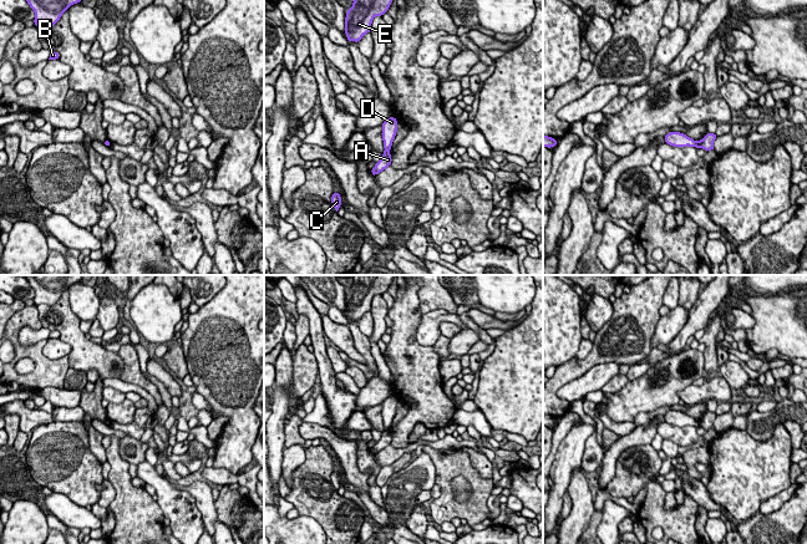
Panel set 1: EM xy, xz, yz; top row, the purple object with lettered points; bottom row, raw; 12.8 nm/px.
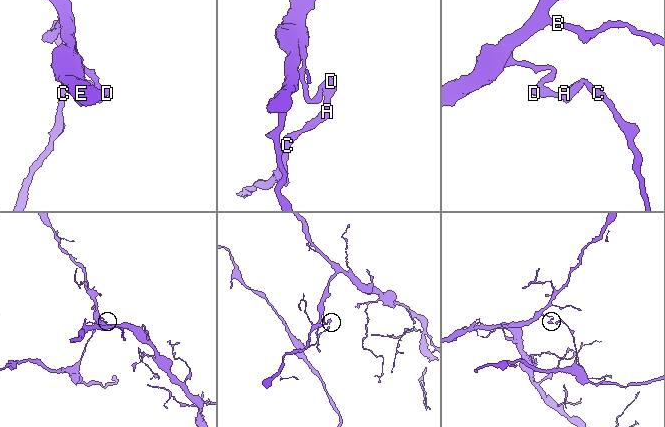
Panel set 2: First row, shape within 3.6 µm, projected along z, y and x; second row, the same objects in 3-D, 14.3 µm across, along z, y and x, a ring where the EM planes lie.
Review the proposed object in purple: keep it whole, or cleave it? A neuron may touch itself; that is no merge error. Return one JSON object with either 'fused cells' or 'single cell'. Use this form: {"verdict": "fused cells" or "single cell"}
{"verdict": "fused cells"}

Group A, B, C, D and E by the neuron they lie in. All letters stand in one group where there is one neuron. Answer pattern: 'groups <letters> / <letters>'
groups A C / B D E

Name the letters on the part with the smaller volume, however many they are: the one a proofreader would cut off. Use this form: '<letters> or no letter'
A, C

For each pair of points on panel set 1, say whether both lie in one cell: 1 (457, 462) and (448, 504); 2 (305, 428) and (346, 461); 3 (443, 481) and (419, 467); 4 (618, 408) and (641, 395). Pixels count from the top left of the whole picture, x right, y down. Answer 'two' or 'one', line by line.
1: one
2: one
3: two
4: one

